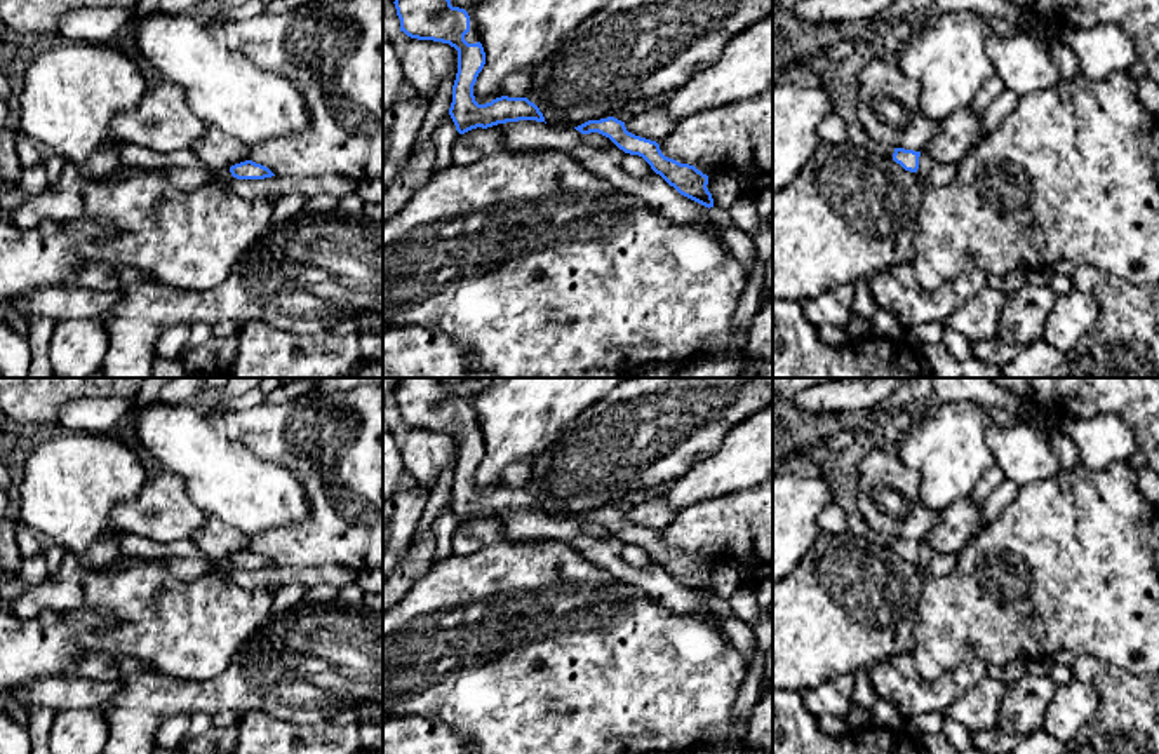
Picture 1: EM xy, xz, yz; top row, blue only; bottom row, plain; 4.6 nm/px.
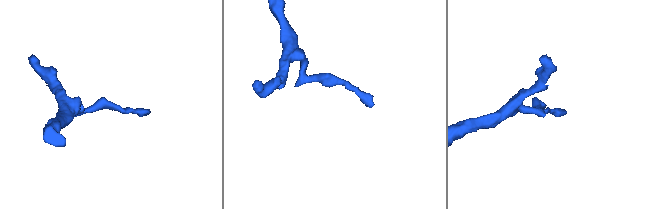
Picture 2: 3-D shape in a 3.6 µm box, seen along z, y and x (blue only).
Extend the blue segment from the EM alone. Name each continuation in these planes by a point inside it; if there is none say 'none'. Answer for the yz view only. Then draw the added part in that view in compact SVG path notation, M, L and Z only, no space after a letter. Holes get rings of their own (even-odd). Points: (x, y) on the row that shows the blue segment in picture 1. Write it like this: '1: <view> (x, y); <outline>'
none

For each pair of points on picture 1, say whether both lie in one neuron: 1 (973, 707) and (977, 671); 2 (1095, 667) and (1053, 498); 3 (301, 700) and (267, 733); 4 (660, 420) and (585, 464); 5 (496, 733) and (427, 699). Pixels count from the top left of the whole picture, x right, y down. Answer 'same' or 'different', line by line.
1: different
2: different
3: different
4: same
5: same

